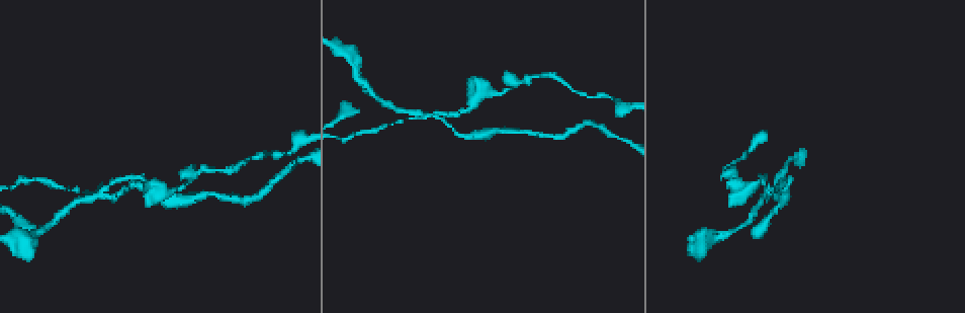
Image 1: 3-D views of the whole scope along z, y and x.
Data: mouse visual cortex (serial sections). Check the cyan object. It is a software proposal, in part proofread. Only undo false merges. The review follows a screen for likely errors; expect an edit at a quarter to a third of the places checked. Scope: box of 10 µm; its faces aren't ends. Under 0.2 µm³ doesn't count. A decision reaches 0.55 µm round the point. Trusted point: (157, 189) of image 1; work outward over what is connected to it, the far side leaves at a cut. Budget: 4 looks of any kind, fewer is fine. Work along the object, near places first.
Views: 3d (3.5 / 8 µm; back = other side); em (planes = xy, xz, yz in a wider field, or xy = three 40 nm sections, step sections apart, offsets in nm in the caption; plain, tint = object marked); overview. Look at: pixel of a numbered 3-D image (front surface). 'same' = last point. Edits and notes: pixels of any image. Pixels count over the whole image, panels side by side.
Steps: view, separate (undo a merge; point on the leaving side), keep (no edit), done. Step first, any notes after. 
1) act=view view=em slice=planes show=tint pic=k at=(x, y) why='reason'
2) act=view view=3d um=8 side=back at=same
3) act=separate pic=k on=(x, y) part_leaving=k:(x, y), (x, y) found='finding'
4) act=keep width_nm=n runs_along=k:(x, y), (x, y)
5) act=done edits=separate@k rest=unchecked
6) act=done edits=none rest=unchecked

act=view view=3d um=3.5 pic=1 at=(108, 186) why='two arms in line, one across'

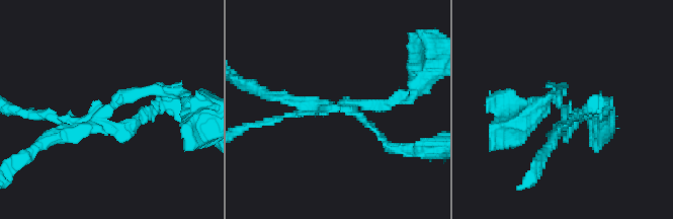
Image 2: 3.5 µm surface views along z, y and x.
act=view view=em slice=xy step=1 show=tint pic=2 at=(107, 110) arms=3 arm_widths_nm=100,150,150 why='need the tissue'

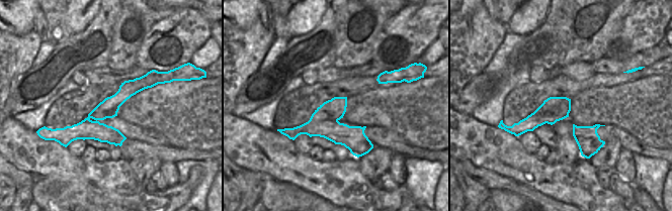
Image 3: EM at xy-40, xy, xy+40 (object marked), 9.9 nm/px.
act=keep runs_along=2:(171, 89), (120, 96), (53, 137) found='continuous, no second cell'

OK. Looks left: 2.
act=view view=3d um=3.5 pic=1 at=(217, 171) why='thin neck'

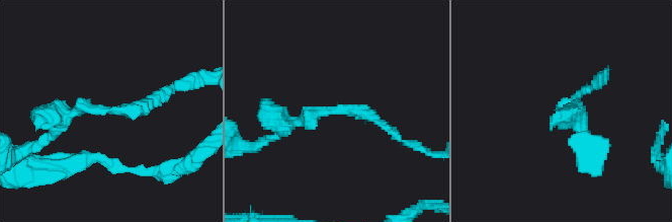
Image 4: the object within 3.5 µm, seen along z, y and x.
act=view view=em slice=xy step=5 show=tint pic=4 at=(106, 109) arm_widths_nm=200,250

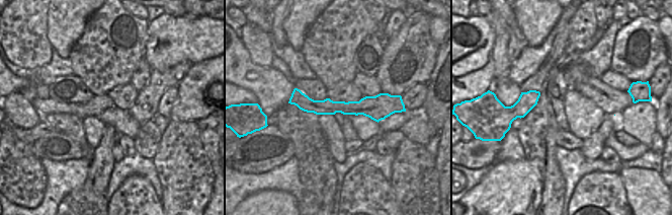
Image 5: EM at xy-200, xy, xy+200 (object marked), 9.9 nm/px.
act=keep runs_along=4:(54, 131), (78, 108), (132, 112), (165, 93) found='continuous, no second cell'

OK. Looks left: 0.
act=done edits=none rest=unchecked

